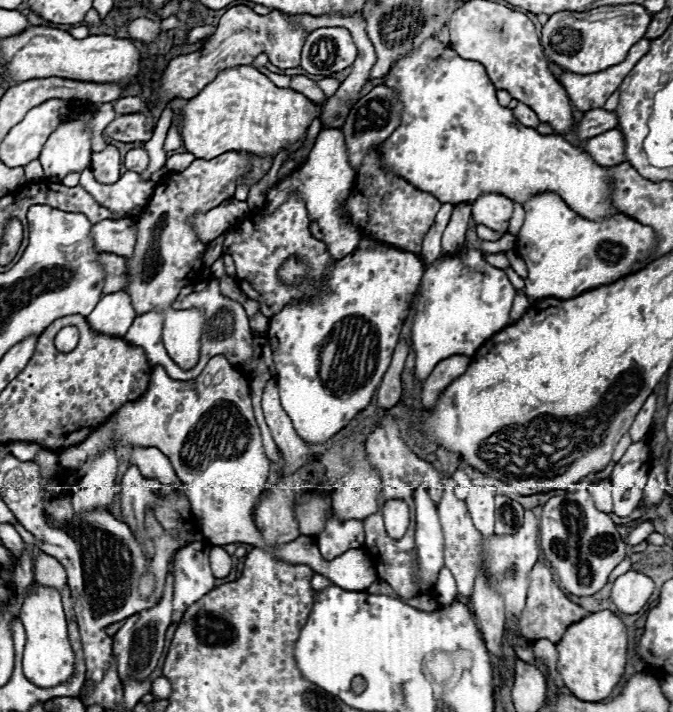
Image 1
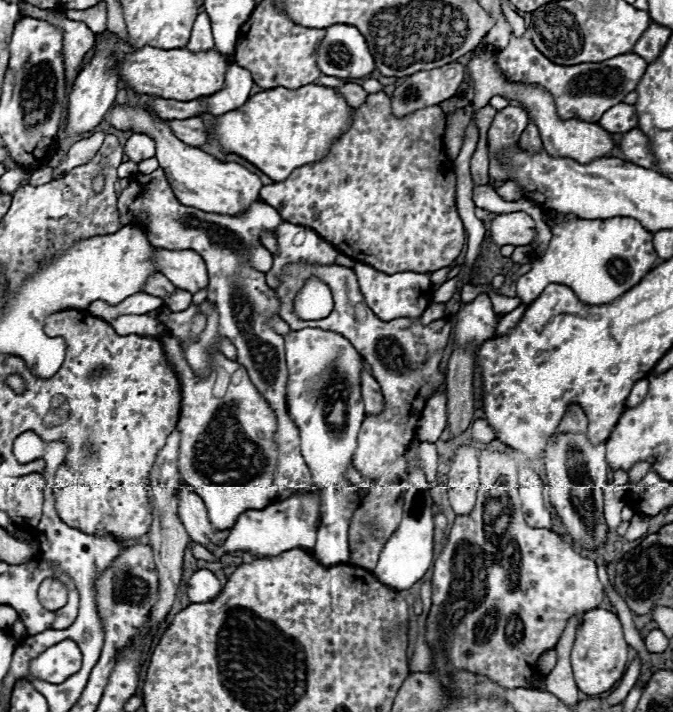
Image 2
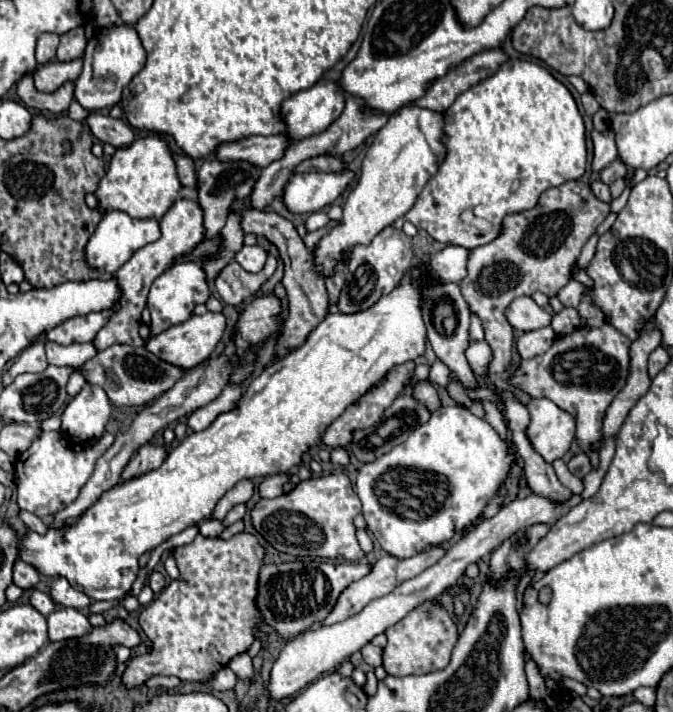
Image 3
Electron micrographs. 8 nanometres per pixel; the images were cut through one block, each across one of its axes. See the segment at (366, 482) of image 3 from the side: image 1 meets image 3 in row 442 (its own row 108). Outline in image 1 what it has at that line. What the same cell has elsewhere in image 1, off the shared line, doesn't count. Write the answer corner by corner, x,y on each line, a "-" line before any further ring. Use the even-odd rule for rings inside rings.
426,38
418,48
414,50
408,50
400,60
396,60
390,68
390,72
384,76
384,86
392,88
396,92
396,98
402,102
402,112
400,112
400,124
398,128
390,134
390,138
382,144
382,150
380,150
380,162
384,168
388,168
392,174
404,178
406,182
410,182
412,186
416,186
418,190
422,192
428,192
432,194
434,198
438,198
442,204
462,204
462,202
472,202
476,200
478,196
482,196
484,192
498,192
514,202
520,202
524,204
530,196
538,194
538,192
558,192
566,204
570,208
574,208
574,212
578,212
580,216
586,216
590,220
602,220
606,218
608,214
614,214
618,212
612,204
610,204
610,182
606,180
606,168
594,164
590,160
590,156
586,156
582,150
578,150
576,146
572,146
570,142
566,142
562,136
558,134
540,134
536,132
534,128
528,128
524,124
520,124
516,118
514,118
514,112
510,108
502,108
496,100
496,88
494,84
490,82
486,70
482,64
478,62
470,62
466,58
460,58
448,44
440,42
438,38

